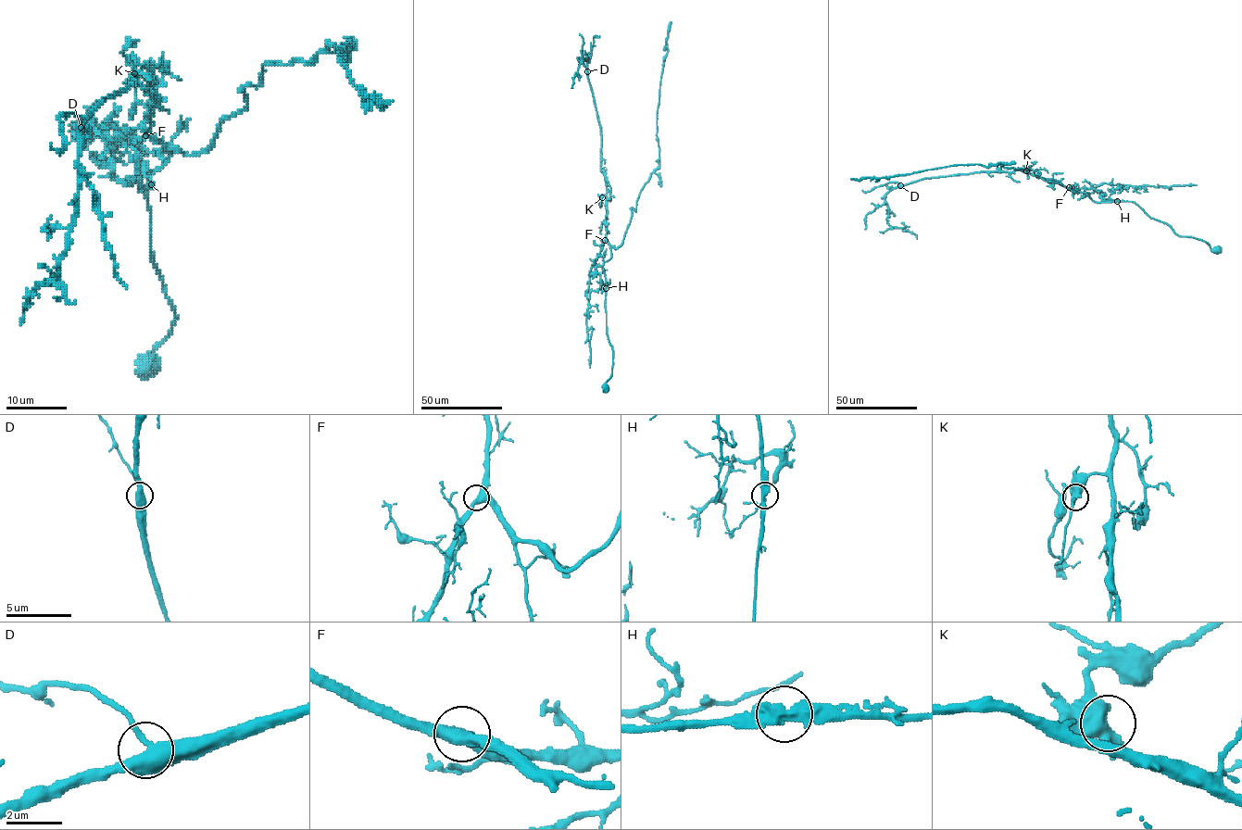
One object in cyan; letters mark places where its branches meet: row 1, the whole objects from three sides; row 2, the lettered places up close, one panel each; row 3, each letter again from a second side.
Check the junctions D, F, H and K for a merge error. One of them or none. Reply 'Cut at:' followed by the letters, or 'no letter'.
Cut at: no letter

